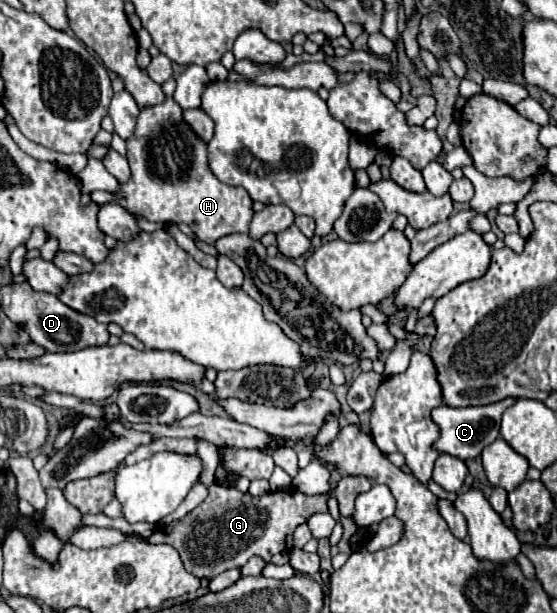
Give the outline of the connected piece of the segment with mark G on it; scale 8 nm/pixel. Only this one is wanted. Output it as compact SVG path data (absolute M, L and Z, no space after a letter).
M163 437L149 445L138 447L126 457L124 463L135 464L162 451L200 455L204 464L199 482L207 486L208 497L192 513L188 513L188 517L166 527L166 535L164 535L166 537L164 543L180 551L186 571L198 579L210 581L232 567L242 567L254 555L260 555L264 561L270 561L270 557L276 553L288 553L292 549L294 529L312 517L312 501L320 501L320 511L322 511L322 495L308 497L300 491L284 489L274 493L270 491L262 497L252 497L248 493L246 495L240 493L234 487L228 489L226 485L216 482L214 473L220 460L218 447L202 439L196 441L196 439Z

